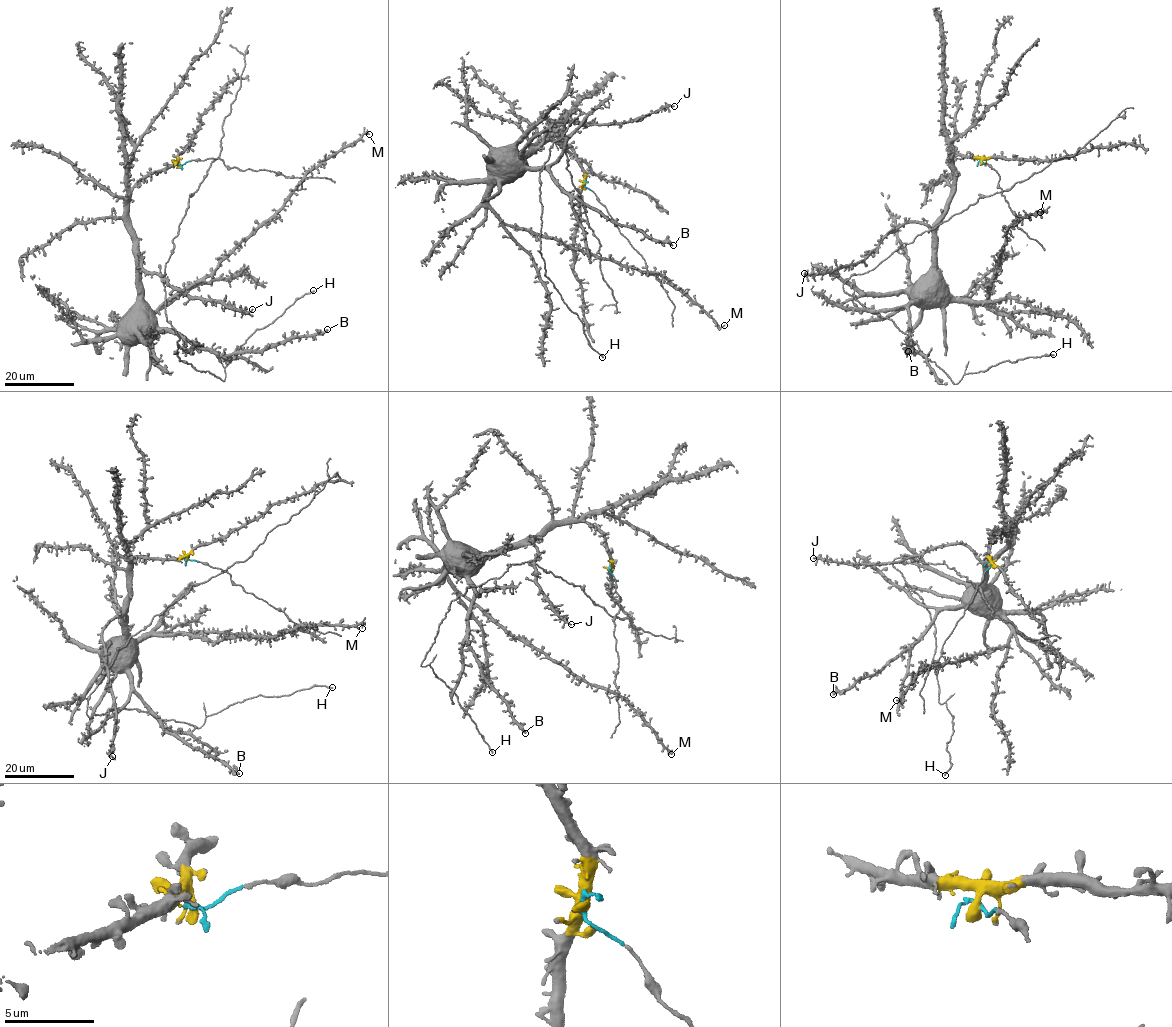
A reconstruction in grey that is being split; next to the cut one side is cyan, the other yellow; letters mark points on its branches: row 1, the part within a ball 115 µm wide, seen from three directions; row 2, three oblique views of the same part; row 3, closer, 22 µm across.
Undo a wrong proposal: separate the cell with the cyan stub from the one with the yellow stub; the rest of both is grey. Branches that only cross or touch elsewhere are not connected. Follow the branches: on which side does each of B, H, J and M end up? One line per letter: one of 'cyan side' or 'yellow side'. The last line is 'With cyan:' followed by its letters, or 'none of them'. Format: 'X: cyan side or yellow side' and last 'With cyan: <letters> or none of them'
B: yellow side
H: yellow side
J: yellow side
M: yellow side
With cyan: none of them

